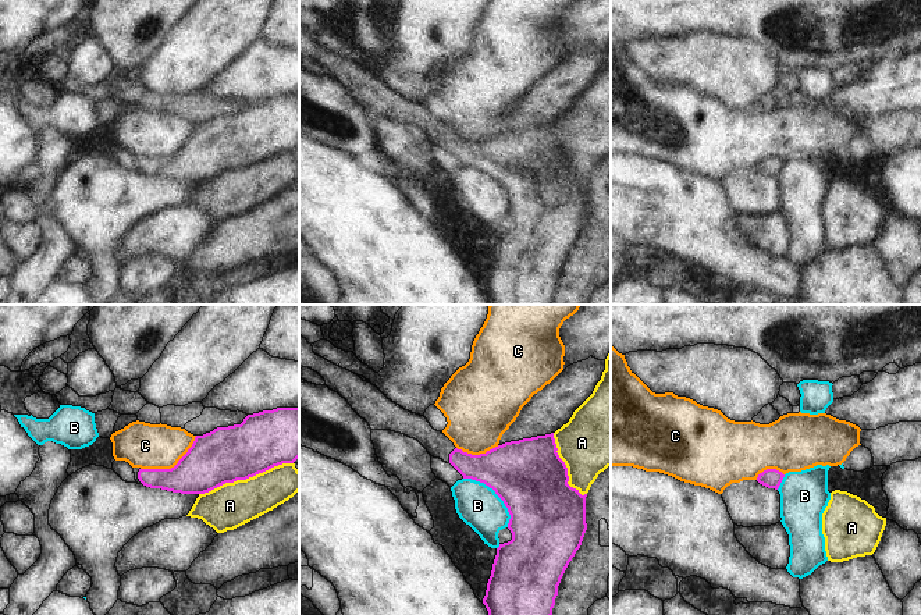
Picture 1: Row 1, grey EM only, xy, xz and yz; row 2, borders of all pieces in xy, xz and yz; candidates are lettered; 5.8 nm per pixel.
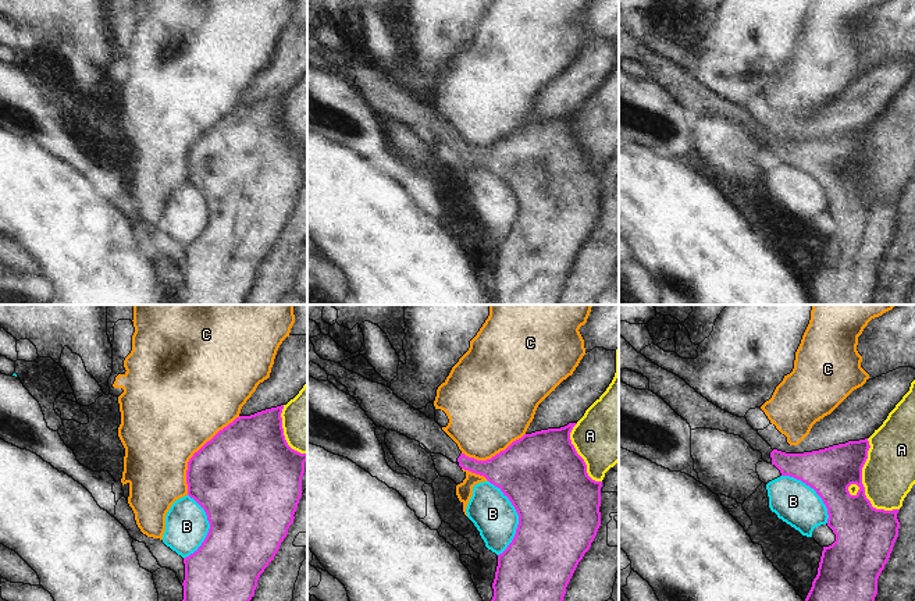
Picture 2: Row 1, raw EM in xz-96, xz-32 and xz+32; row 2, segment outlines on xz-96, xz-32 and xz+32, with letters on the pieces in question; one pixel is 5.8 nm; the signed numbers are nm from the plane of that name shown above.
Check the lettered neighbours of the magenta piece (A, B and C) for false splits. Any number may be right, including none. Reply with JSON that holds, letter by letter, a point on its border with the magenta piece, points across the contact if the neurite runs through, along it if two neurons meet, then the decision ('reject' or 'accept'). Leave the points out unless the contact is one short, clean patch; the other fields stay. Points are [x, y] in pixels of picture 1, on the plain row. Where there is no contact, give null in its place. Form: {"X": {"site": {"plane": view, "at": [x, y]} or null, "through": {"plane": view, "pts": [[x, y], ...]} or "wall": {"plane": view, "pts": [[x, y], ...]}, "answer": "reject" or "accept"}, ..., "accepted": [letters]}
{"A": {"site": {"plane": "xy", "at": [245, 167]}, "answer": "reject"}, "B": {"site": {"plane": "xz", "at": [495, 181]}, "answer": "reject"}, "C": {"site": {"plane": "xy", "at": [171, 156]}, "answer": "reject"}, "accepted": []}

